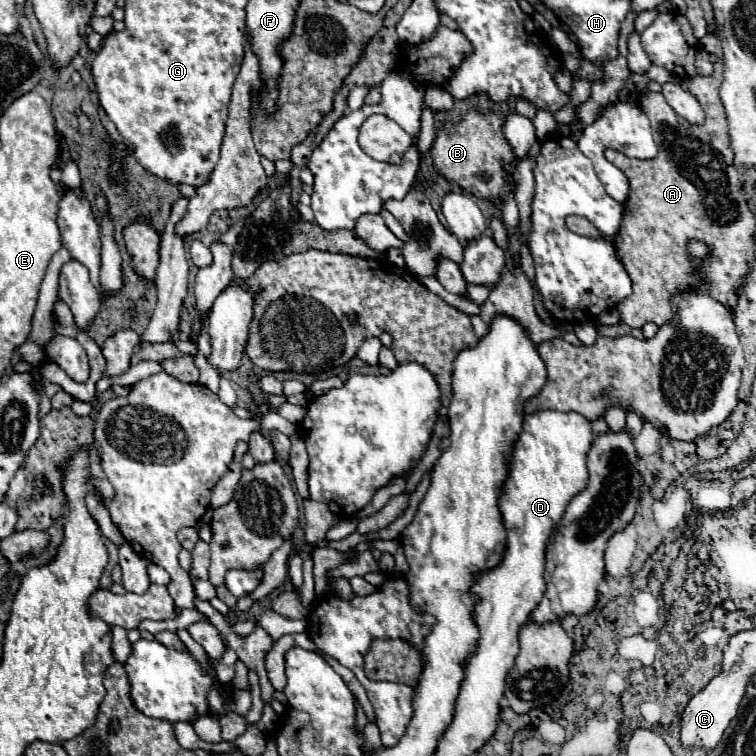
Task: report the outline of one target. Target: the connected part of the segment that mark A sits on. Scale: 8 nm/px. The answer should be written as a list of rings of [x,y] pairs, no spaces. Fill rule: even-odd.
[[[645,89],[639,99],[651,119],[659,155],[641,161],[629,159],[613,149],[605,151],[605,157],[627,175],[631,185],[625,203],[627,211],[613,239],[615,255],[633,281],[633,295],[617,305],[621,321],[629,327],[643,327],[647,321],[665,325],[673,319],[669,297],[695,283],[685,247],[691,237],[709,243],[711,253],[705,259],[705,275],[709,279],[707,289],[715,299],[729,305],[749,271],[755,249],[755,217],[745,199],[741,173],[733,163],[723,103],[713,101],[711,107],[703,107],[707,115],[705,123],[691,125],[669,107],[661,93]]]

